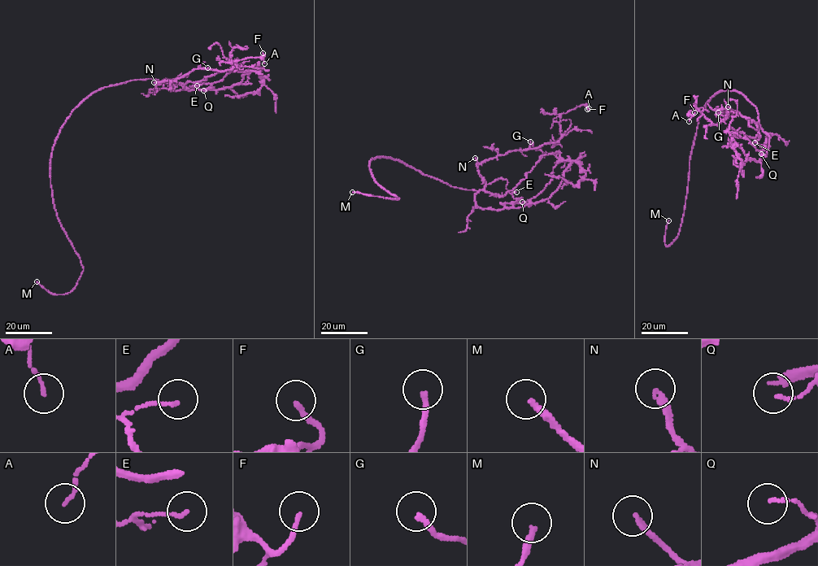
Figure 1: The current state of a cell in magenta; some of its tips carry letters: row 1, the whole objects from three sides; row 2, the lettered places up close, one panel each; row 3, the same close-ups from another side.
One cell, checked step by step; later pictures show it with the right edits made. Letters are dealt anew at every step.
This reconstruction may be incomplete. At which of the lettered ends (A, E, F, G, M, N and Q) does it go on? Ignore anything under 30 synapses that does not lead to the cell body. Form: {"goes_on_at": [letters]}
{"goes_on_at": ["G", "M", "N"]}

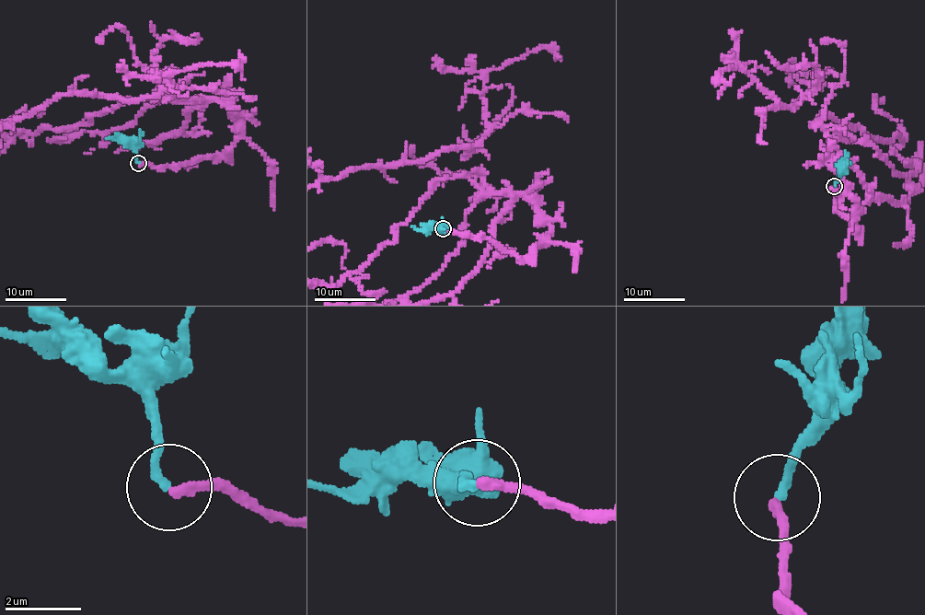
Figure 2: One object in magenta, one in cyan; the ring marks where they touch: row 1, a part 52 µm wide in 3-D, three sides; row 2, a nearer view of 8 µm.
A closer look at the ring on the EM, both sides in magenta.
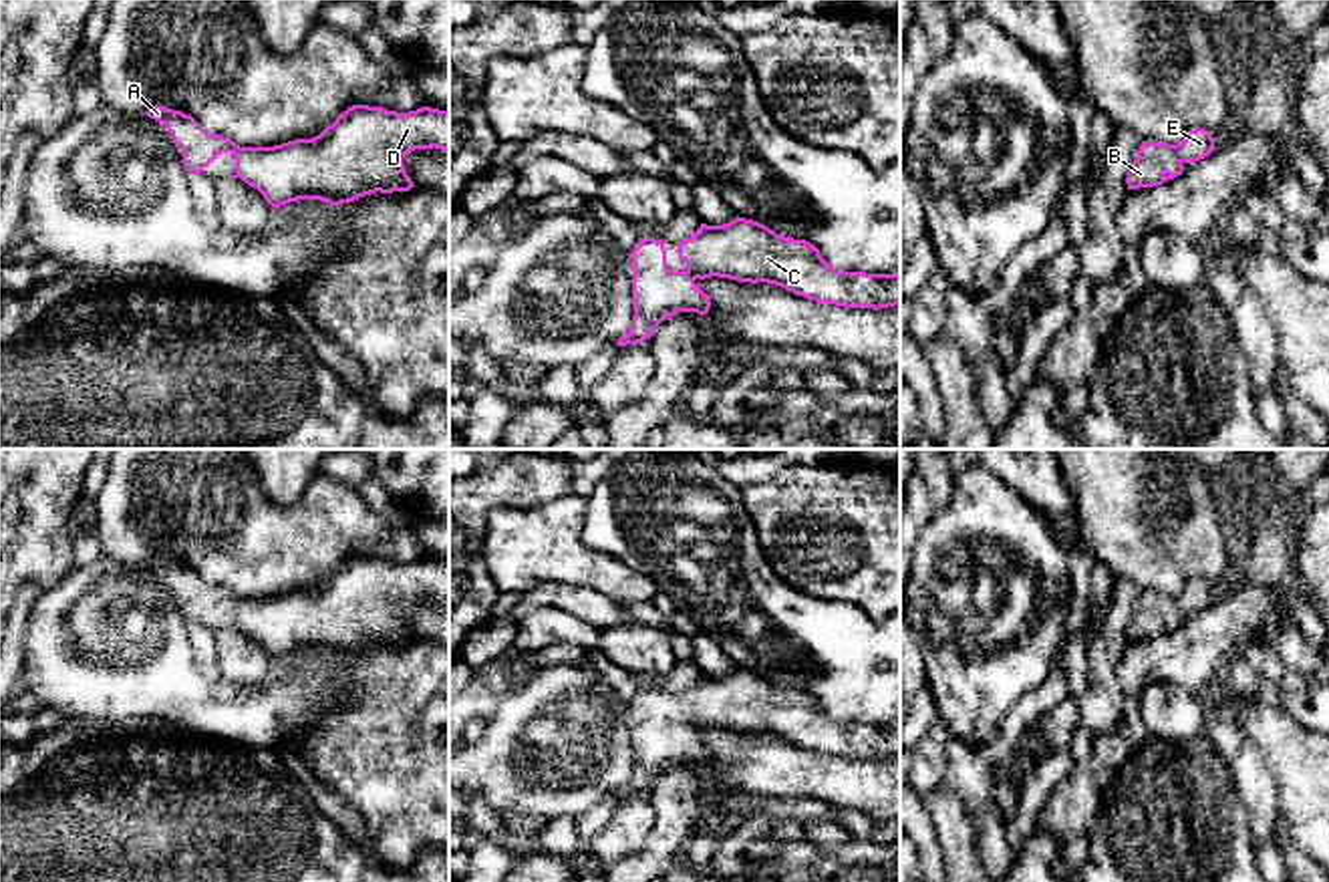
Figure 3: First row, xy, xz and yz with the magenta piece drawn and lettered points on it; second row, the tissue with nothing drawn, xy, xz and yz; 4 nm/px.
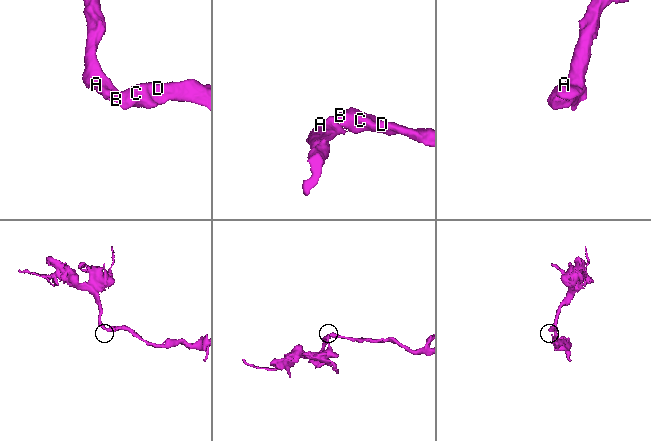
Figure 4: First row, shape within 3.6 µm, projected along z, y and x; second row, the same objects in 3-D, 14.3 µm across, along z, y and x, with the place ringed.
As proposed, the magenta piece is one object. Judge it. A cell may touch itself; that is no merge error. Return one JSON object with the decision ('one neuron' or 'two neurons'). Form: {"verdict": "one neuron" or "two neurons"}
{"verdict": "one neuron"}

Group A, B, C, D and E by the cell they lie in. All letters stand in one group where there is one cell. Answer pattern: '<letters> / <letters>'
A B C D E

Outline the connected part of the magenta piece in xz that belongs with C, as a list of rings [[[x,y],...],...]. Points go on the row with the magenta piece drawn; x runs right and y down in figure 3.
[[[735,217],[723,226],[701,228],[679,242],[685,272],[667,266],[662,240],[644,238],[628,254],[634,264],[630,330],[618,346],[650,338],[654,328],[679,312],[705,316],[711,298],[695,284],[711,276],[737,282],[767,282],[820,304],[848,308],[888,308],[900,304],[900,274],[840,272],[820,250],[805,242],[777,236],[767,226]]]

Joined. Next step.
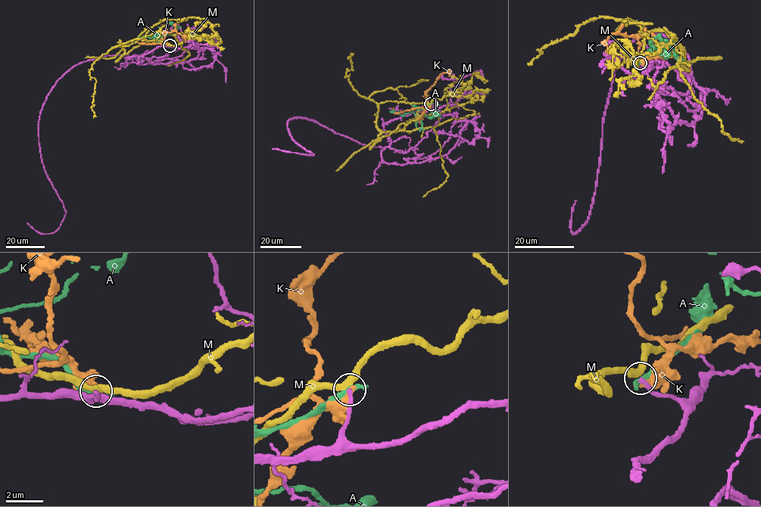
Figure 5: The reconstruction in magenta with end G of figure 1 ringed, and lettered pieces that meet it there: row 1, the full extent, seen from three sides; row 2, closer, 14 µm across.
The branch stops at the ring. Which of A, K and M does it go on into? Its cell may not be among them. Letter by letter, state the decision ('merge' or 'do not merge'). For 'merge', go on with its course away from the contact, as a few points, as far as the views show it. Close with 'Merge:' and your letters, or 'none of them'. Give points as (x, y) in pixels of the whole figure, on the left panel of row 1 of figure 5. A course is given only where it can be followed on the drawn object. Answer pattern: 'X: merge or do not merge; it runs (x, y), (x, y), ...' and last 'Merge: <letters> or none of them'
A: do not merge
K: do not merge
M: do not merge
Merge: none of them

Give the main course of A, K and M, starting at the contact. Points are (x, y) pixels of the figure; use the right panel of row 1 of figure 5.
A: (640, 63), (649, 55), (650, 47), (657, 47), (660, 55), (665, 56), (663, 45), (667, 43), (672, 49)
K: (640, 63), (644, 58), (638, 51), (640, 42), (631, 35), (610, 34), (605, 41), (605, 52)
M: (639, 62), (654, 51), (681, 63), (684, 50), (663, 30), (601, 17), (543, 47), (528, 64)

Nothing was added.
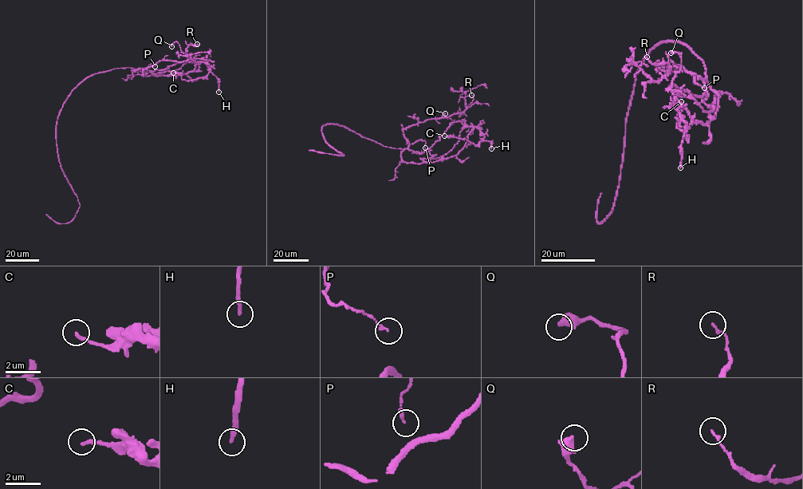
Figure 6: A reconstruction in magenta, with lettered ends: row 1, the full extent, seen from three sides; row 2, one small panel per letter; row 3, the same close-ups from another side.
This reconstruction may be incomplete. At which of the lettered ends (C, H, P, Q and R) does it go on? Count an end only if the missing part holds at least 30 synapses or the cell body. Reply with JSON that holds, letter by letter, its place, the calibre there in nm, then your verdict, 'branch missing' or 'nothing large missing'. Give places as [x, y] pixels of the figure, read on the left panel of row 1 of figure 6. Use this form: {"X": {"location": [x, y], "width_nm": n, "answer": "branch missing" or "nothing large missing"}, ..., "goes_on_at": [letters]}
{"C": {"location": [173, 72], "width_nm": 180, "answer": "nothing large missing"}, "H": {"location": [218, 92], "width_nm": 180, "answer": "nothing large missing"}, "P": {"location": [155, 66], "width_nm": 130, "answer": "nothing large missing"}, "Q": {"location": [171, 46], "width_nm": 480, "answer": "nothing large missing"}, "R": {"location": [197, 44], "width_nm": 130, "answer": "nothing large missing"}, "goes_on_at": []}

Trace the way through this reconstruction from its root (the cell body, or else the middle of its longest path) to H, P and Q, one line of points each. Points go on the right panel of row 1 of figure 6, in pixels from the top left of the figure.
H: (682, 44), (702, 61), (707, 94), (697, 96), (669, 87), (686, 122), (680, 167)
P: (682, 44), (702, 61), (706, 77), (703, 80), (694, 77), (694, 80), (695, 84), (704, 88)
Q: (682, 44), (702, 61), (707, 96), (671, 84), (675, 98), (671, 86), (681, 53), (671, 53)

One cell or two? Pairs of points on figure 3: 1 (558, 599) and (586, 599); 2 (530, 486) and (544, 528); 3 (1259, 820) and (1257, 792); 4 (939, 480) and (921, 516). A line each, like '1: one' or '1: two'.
1: one
2: two
3: one
4: one

